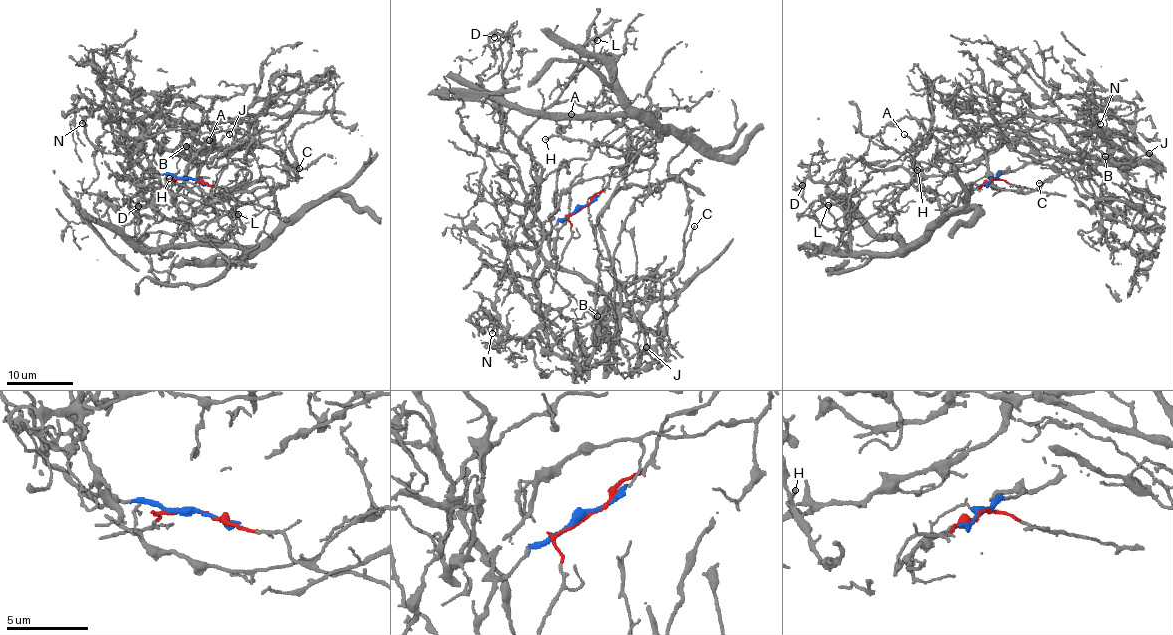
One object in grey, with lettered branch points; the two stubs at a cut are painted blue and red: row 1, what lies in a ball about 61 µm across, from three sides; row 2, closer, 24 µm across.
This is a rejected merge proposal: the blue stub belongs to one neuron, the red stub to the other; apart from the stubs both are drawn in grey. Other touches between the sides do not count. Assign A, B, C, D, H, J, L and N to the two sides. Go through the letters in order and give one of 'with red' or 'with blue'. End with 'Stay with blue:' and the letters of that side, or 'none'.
A: with red
B: with blue
C: with blue
D: with red
H: with red
J: with blue
L: with red
N: with blue
Stay with blue: B, C, J, N

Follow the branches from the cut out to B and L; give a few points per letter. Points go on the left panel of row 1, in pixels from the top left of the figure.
B: (190, 179), (146, 171), (127, 154), (131, 157), (128, 155), (140, 138), (140, 125), (165, 149), (186, 146)
L: (190, 179), (224, 187), (231, 199), (277, 214), (279, 223), (240, 260), (244, 257), (231, 221), (238, 214)

